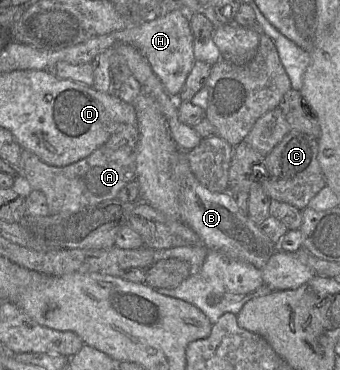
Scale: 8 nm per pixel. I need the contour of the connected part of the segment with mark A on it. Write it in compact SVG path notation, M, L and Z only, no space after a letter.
M127 144L117 150L103 145L88 157L65 167L47 165L32 152L22 149L18 174L28 181L32 190L45 195L50 215L78 212L85 207L112 199L123 203L140 199L134 144Z

